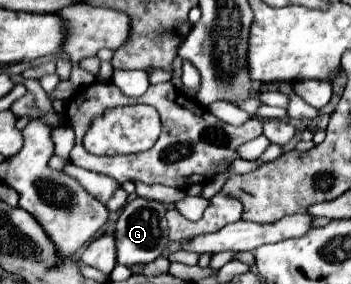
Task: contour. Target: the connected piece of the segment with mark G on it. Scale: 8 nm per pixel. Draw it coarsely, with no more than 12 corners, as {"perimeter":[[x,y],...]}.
{"perimeter":[[129,200],[115,226],[117,262],[149,264],[169,244],[165,206]]}

